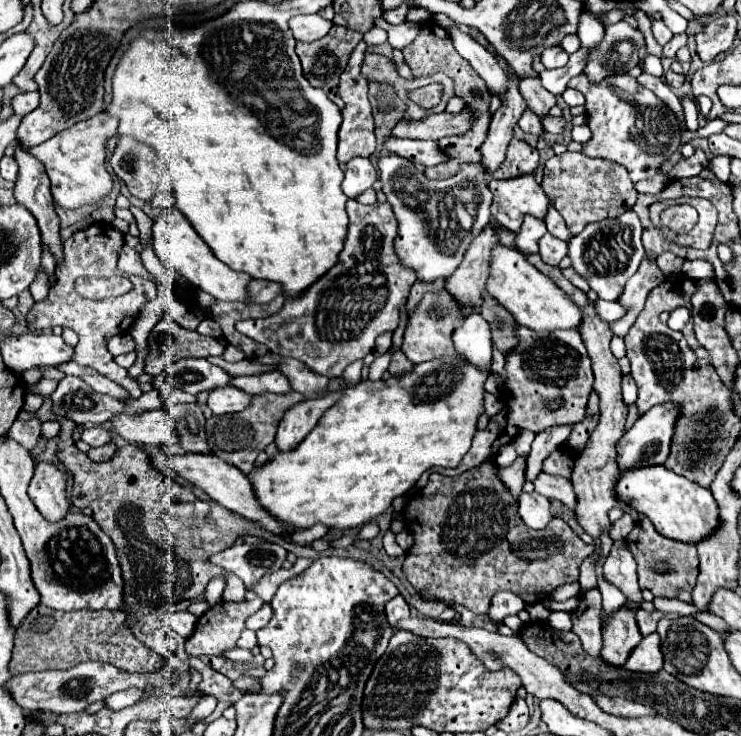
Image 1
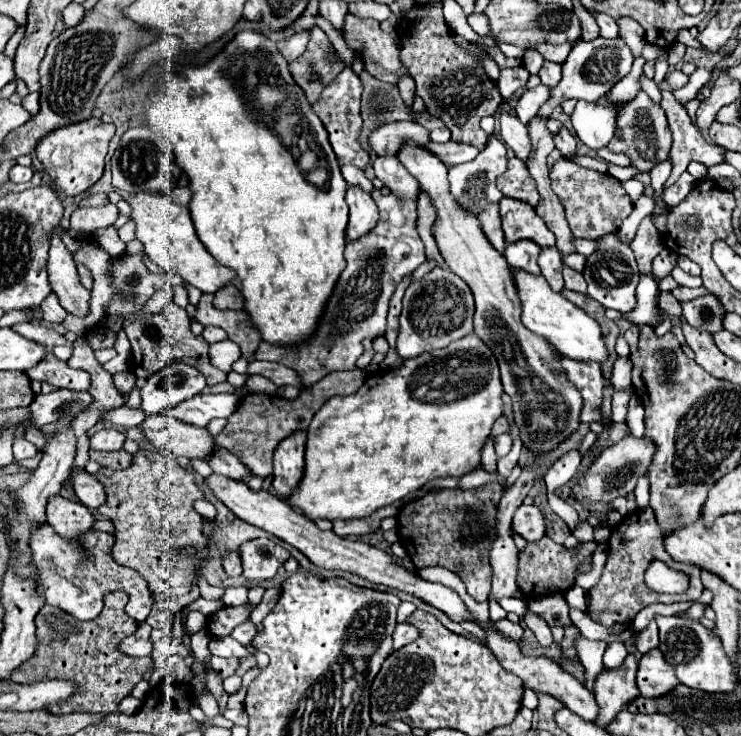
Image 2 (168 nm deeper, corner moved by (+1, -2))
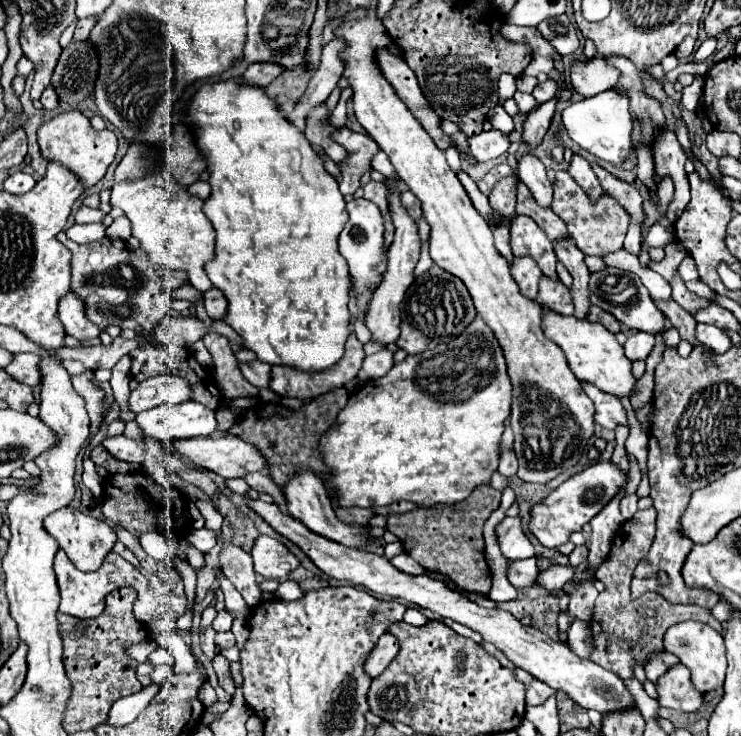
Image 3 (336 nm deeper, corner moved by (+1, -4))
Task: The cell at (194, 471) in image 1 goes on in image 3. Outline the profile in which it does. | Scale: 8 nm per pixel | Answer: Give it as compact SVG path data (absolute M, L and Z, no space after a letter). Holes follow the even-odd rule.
M249 499L247 505L257 515L261 515L279 535L293 541L329 577L339 579L339 581L349 581L353 585L363 585L369 591L379 593L379 595L405 599L405 601L415 603L419 607L425 607L425 609L429 609L429 611L433 611L433 613L437 613L445 619L453 619L453 621L477 631L483 637L483 641L493 643L497 649L501 649L515 667L531 673L533 677L545 681L549 687L553 687L557 691L563 689L581 707L595 709L599 713L609 713L609 711L617 711L617 709L627 709L627 705L635 705L635 701L629 695L629 691L625 689L621 677L617 677L615 673L603 669L601 665L597 665L593 661L577 657L561 641L553 641L545 633L541 633L533 627L521 625L509 611L485 609L485 607L469 601L467 597L459 595L457 591L451 591L441 581L435 581L435 579L425 577L425 575L409 575L409 573L399 571L383 555L375 555L375 553L369 553L365 549L347 547L347 545L331 541L323 535L317 535L317 533L309 531L301 521L291 517L289 513L283 513L277 503L263 503L259 499L257 501Z

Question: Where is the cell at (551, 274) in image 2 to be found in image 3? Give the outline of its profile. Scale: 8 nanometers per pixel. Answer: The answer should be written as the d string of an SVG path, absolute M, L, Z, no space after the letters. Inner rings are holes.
M547 275L541 277L537 303L545 305L549 309L555 309L557 313L573 315L573 299L571 299L571 293L569 293L569 289L559 279L551 279Z

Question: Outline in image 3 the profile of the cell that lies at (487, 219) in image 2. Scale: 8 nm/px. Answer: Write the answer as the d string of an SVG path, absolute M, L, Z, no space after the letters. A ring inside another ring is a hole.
M505 179L499 181L491 195L489 195L491 209L501 217L503 223L509 223L515 217L515 193L513 193L513 181Z

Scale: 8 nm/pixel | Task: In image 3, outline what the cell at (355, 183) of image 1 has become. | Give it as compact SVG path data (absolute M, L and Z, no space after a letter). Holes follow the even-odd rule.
M367 199L349 201L347 213L349 213L349 221L339 235L339 253L349 263L349 273L355 279L359 307L365 309L365 305L369 305L369 301L371 301L371 295L373 295L371 291L381 283L381 277L383 277L385 265L387 265L387 255L383 251L383 217L381 217L379 207Z

